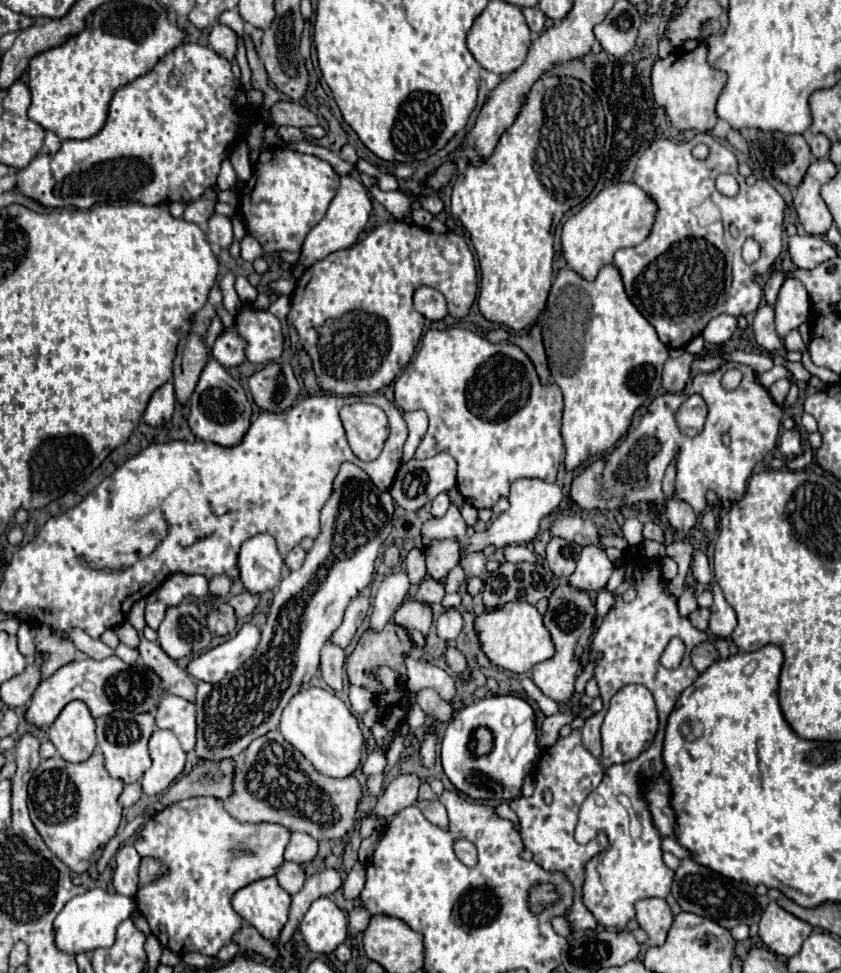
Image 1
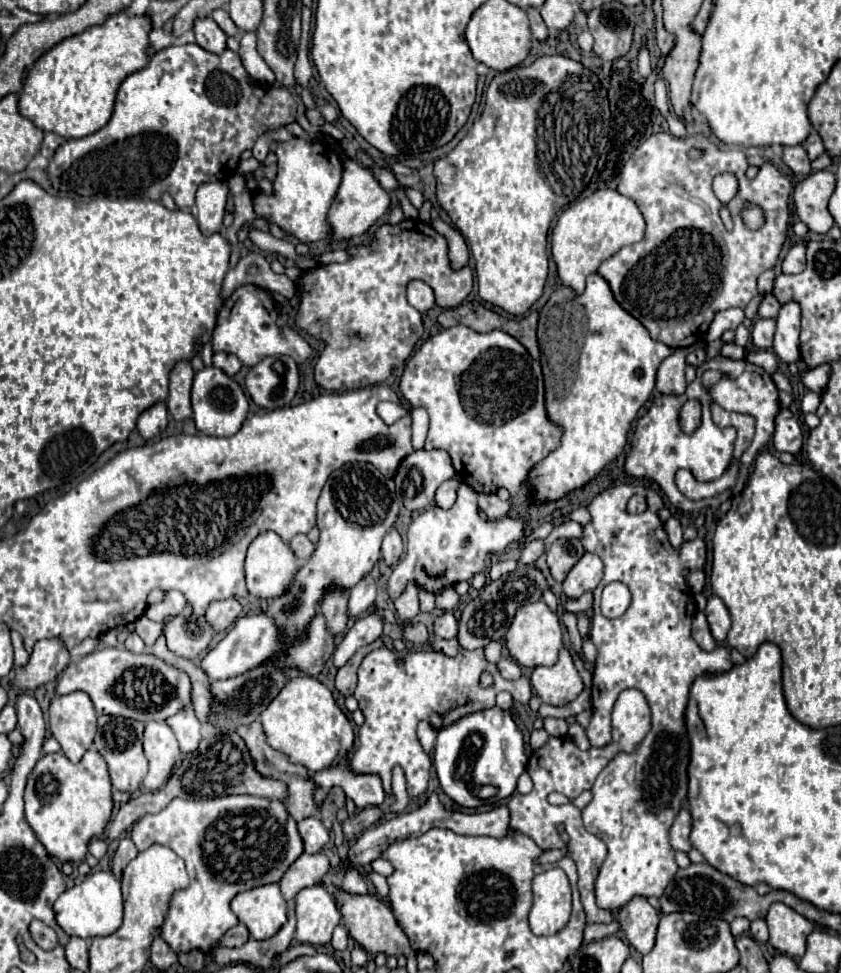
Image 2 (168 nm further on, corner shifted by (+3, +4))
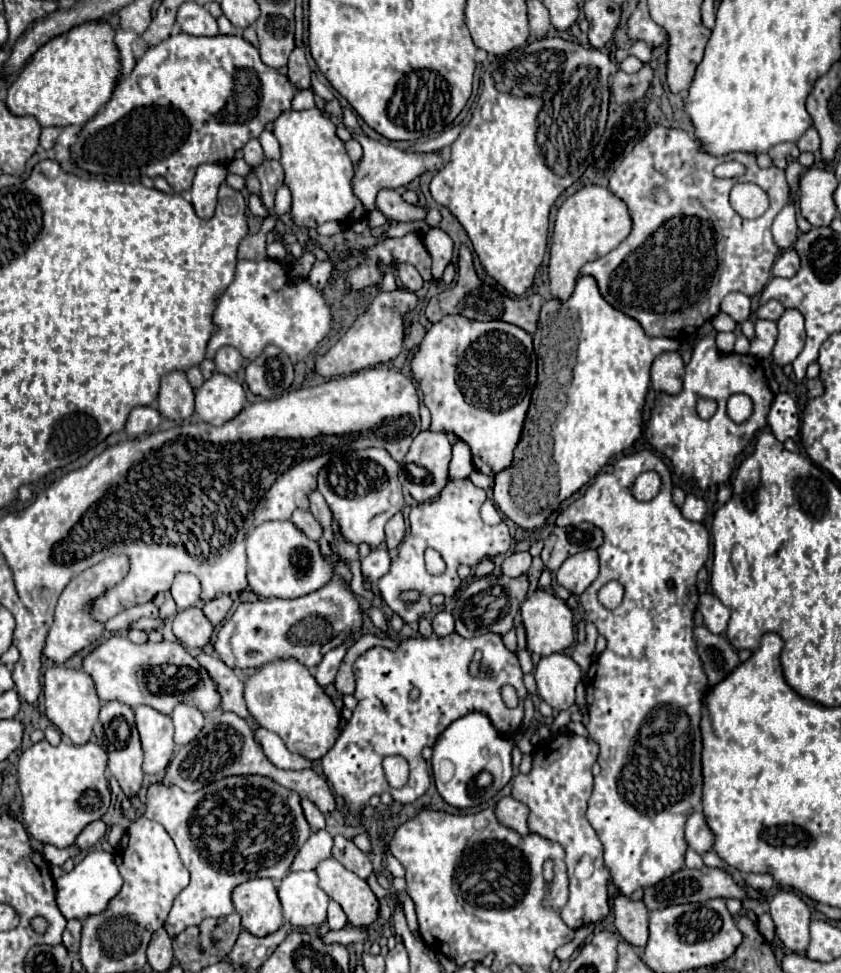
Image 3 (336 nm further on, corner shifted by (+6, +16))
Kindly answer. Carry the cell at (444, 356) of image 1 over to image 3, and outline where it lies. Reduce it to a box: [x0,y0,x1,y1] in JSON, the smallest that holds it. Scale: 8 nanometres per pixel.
[411,314,537,476]

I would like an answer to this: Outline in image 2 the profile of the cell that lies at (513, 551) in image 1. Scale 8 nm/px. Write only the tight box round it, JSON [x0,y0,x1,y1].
[562,552,604,598]

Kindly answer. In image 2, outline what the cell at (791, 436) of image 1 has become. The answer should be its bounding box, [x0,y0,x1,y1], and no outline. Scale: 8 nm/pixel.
[772,408,802,454]

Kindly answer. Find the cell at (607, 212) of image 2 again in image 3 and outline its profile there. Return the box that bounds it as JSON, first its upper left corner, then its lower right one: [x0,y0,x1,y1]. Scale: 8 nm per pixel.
[549,184,633,300]

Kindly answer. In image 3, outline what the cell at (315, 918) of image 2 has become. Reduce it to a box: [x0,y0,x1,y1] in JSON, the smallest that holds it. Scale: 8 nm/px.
[279,872,329,928]

